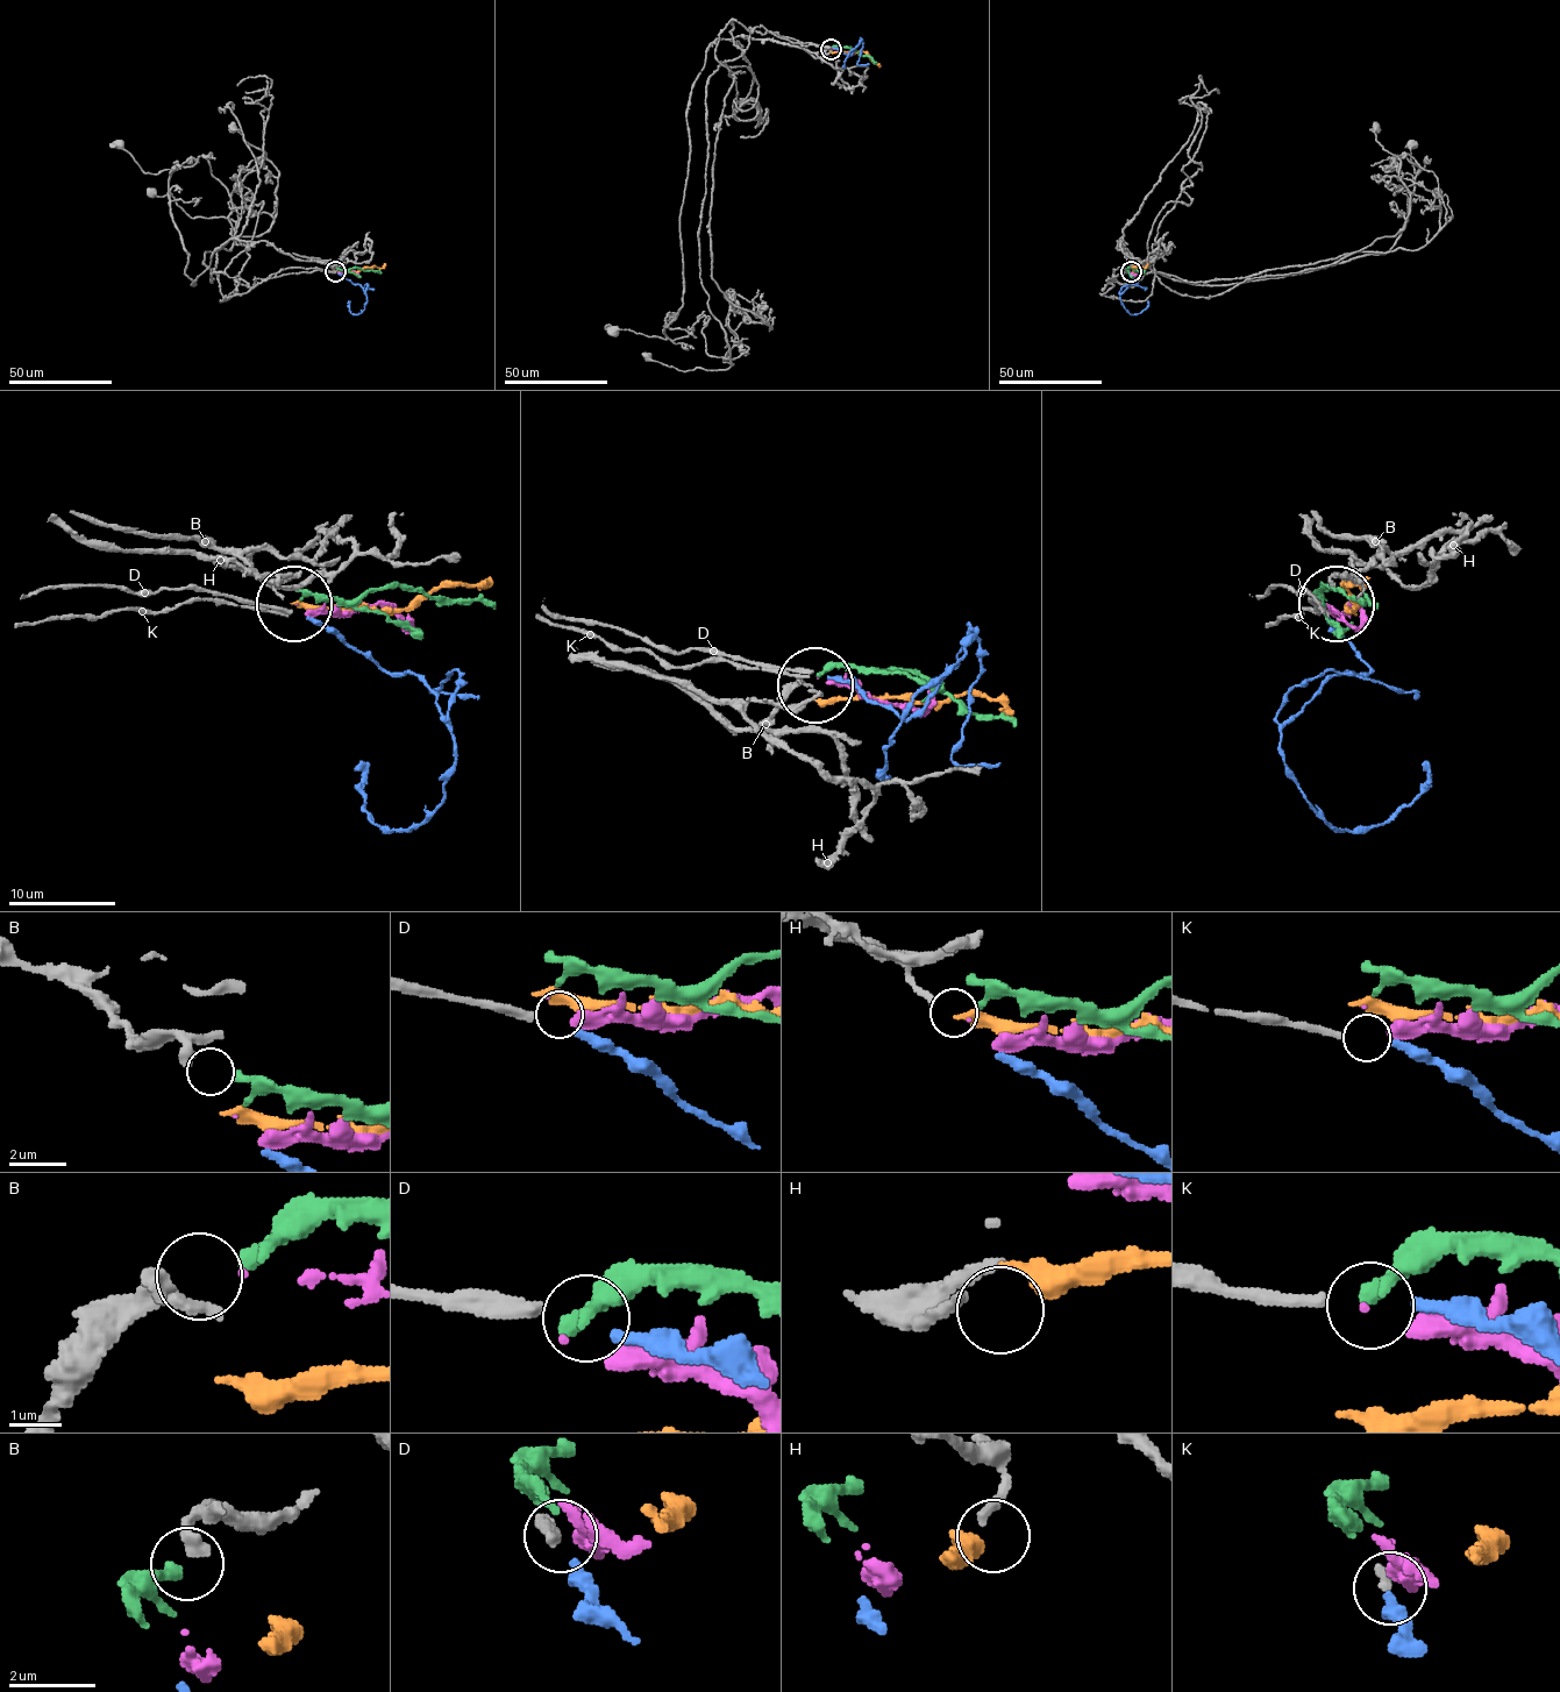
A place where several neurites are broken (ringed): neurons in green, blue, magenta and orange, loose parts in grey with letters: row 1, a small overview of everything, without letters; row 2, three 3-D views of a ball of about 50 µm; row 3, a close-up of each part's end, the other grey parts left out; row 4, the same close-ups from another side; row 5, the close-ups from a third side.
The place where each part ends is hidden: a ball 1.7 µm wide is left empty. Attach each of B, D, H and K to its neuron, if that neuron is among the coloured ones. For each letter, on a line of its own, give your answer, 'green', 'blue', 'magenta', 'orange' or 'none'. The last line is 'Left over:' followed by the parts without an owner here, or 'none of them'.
B: green
D: none
H: orange
K: blue
Left over: D

